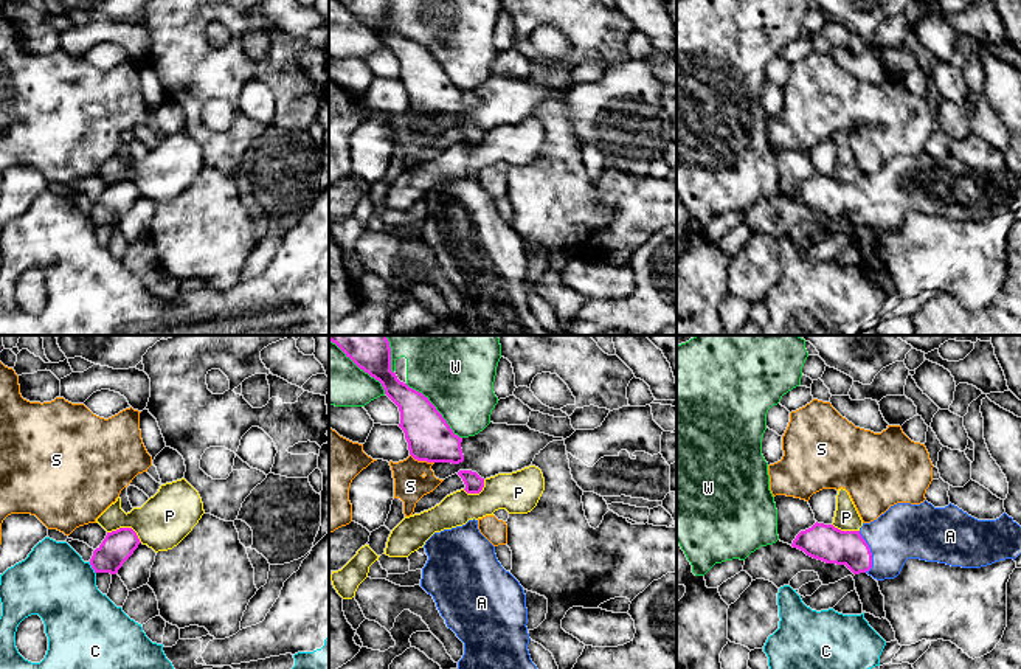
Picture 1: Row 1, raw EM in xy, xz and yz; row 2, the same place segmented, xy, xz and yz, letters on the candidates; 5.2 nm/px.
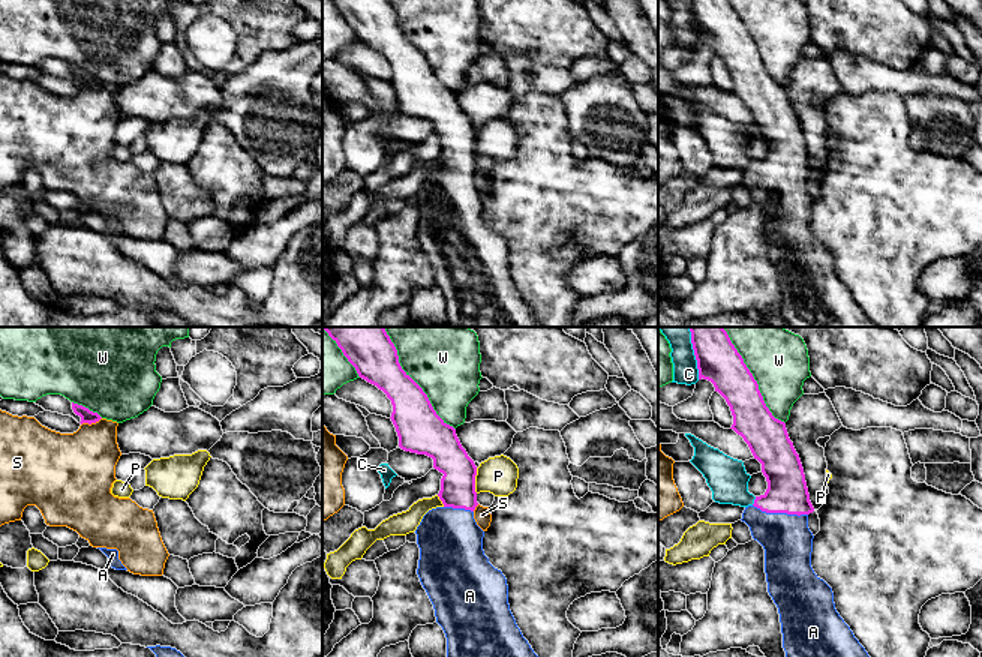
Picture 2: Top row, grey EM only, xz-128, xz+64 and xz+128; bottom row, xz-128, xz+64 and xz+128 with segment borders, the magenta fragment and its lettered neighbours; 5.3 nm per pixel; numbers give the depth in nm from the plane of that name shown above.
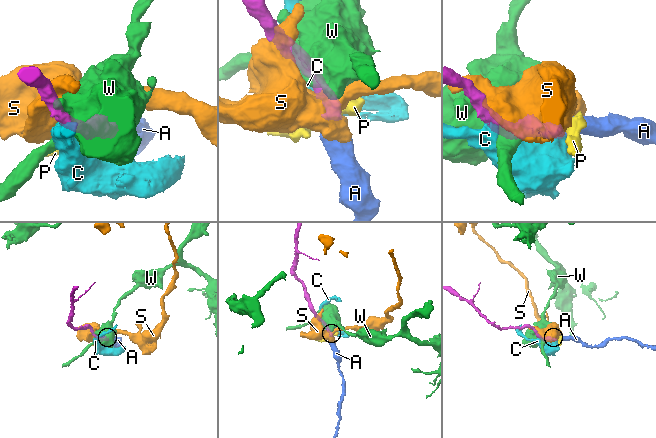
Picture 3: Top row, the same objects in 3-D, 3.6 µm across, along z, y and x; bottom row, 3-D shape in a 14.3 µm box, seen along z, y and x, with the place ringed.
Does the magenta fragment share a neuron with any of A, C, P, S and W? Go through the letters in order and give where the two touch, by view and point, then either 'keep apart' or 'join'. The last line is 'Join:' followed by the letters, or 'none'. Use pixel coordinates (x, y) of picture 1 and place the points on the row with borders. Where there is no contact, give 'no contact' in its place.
A: contact yz (869, 551); join
C: contact xy (92, 567); keep apart
P: contact xy (126, 528); keep apart
S: contact xz (422, 460); keep apart
W: contact xz (435, 409); keep apart
Join: A

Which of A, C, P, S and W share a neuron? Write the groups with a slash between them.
A / C / P / S / W

